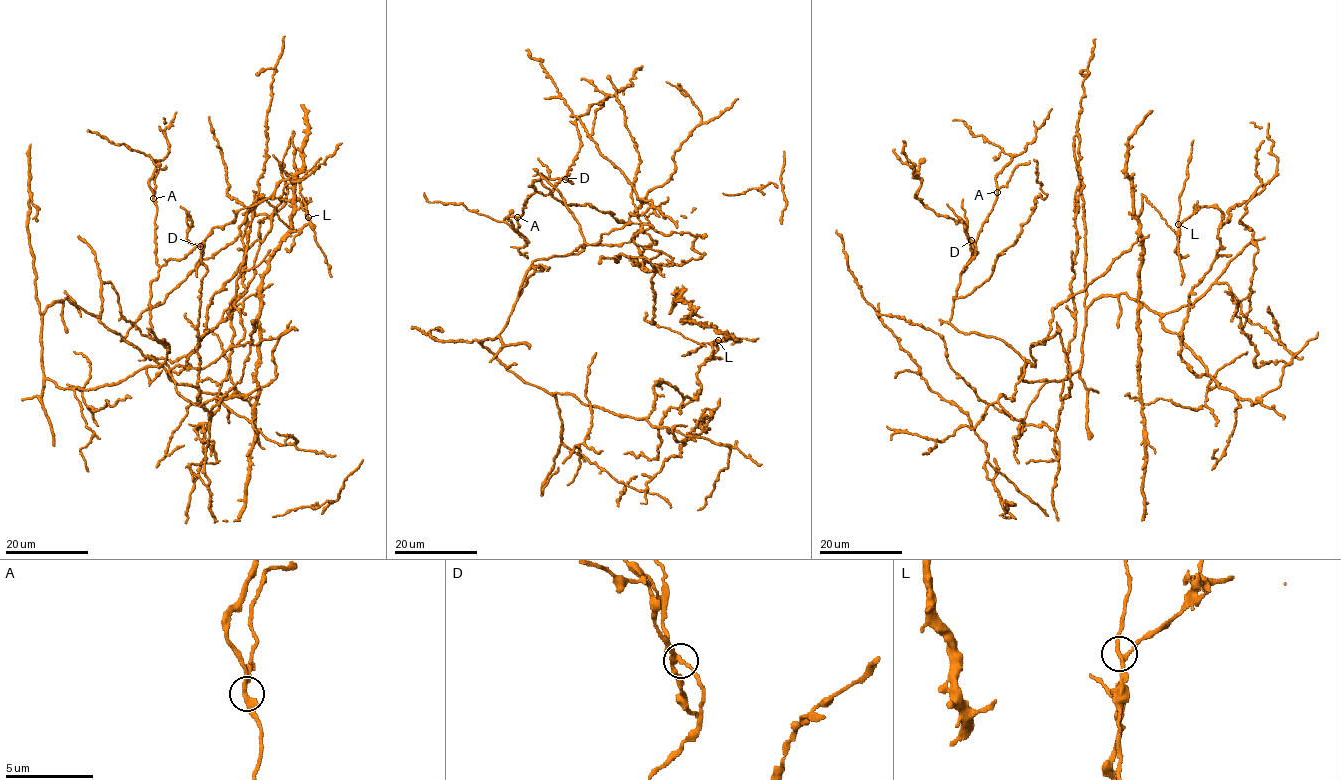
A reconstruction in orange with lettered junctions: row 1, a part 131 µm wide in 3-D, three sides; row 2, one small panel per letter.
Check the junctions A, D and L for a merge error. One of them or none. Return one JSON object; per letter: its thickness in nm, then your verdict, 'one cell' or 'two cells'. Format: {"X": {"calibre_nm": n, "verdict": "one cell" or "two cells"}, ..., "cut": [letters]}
{"A": {"calibre_nm": 240, "verdict": "two cells"}, "D": {"calibre_nm": 240, "verdict": "one cell"}, "L": {"calibre_nm": 240, "verdict": "one cell"}, "cut": ["A"]}

